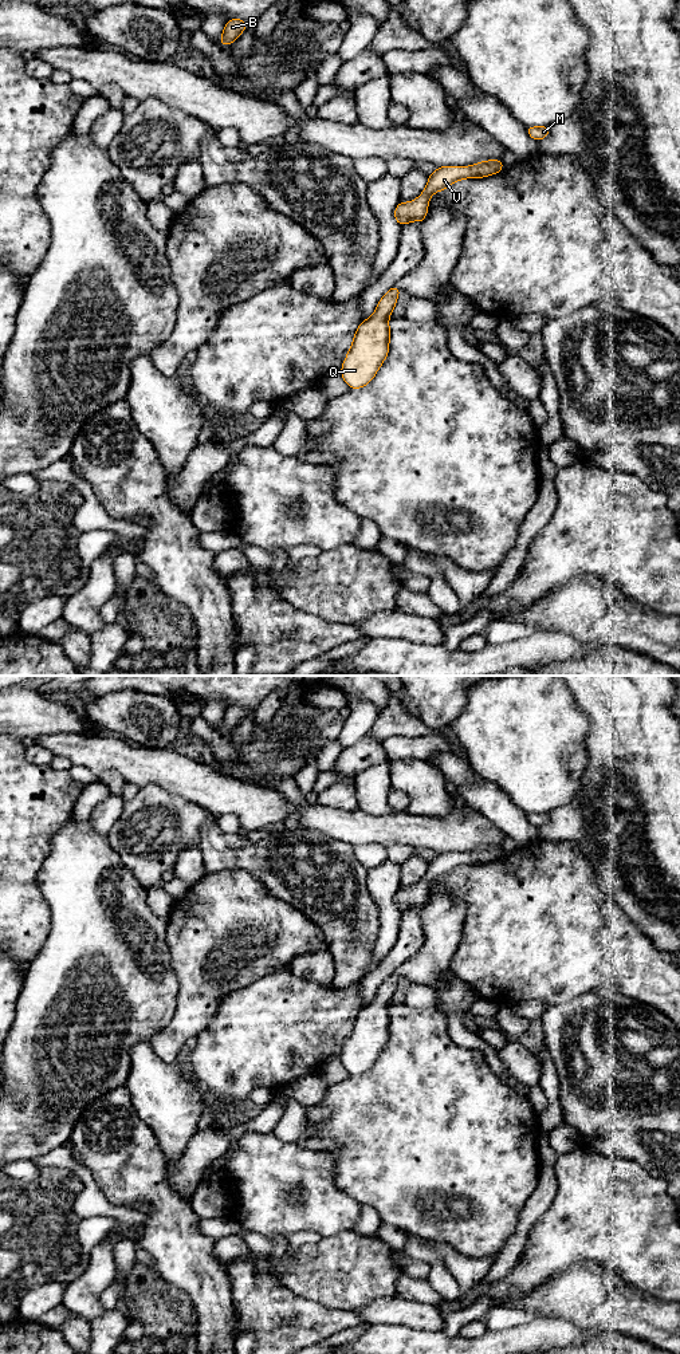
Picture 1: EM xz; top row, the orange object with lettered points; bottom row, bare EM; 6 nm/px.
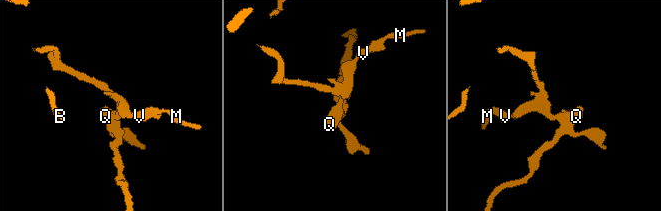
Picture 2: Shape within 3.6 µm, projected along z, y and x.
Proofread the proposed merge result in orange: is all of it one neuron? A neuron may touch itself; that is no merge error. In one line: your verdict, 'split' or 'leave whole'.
leave whole

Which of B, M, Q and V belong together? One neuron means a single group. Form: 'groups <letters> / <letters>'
groups B M Q V

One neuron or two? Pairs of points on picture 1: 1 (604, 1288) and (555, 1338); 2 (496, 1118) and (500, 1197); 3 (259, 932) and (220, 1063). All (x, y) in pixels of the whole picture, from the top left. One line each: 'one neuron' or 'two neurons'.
1: two neurons
2: one neuron
3: two neurons

